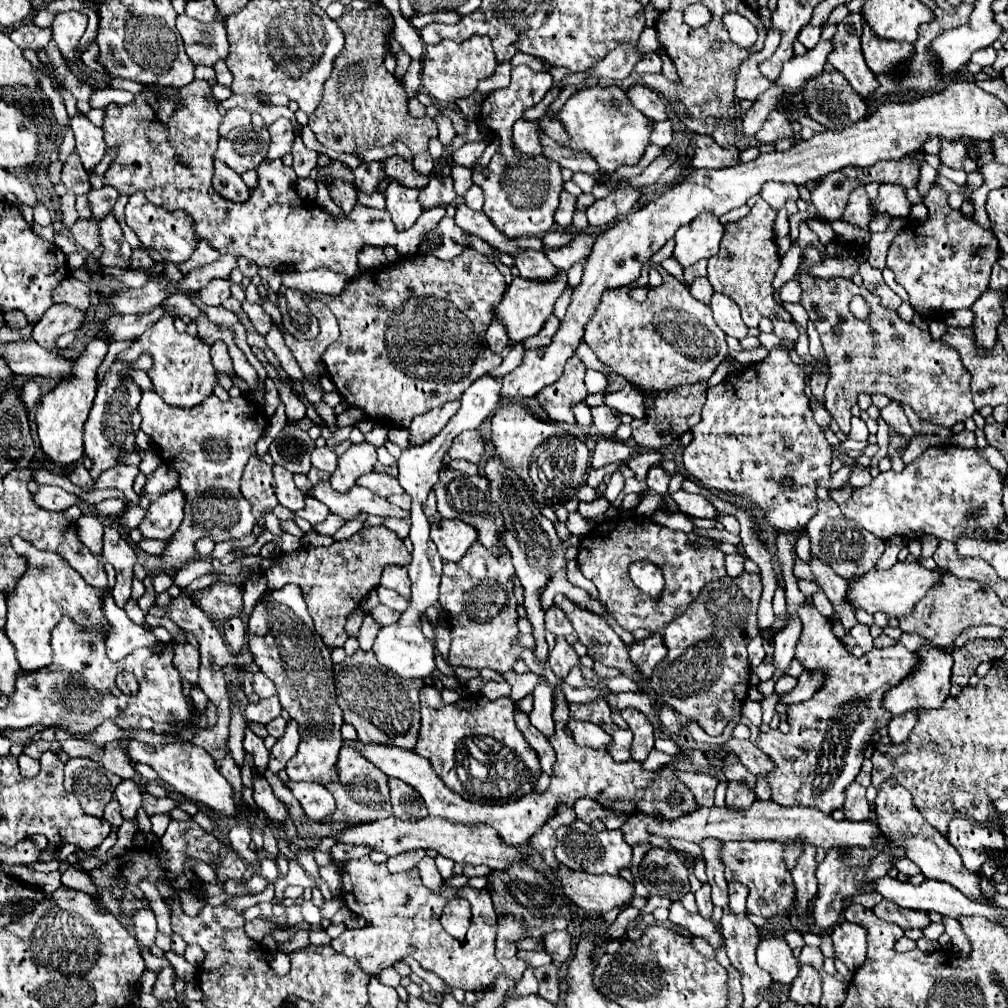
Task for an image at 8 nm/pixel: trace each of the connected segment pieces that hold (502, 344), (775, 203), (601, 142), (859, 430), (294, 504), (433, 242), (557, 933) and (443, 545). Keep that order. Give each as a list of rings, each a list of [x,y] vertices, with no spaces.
[[[492,320],[490,328],[486,330],[486,344],[492,352],[500,354],[506,346],[508,346],[508,336],[506,336],[506,330],[504,326],[498,322],[498,320]]]
[[[768,182],[764,184],[760,196],[774,208],[774,210],[780,210],[784,208],[784,204],[788,200],[798,200],[800,198],[800,192],[798,192],[798,186],[796,184],[780,184],[780,182]]]
[[[590,86],[574,92],[560,110],[558,120],[570,136],[568,148],[590,154],[610,174],[620,166],[636,166],[650,146],[650,120],[632,106],[620,86]]]
[[[860,418],[851,419],[851,430],[849,433],[849,437],[856,441],[866,441],[868,439],[868,428],[866,424],[864,424],[864,422],[860,420]]]
[[[274,466],[274,478],[276,478],[276,498],[282,506],[286,506],[292,512],[298,512],[304,508],[304,494],[296,488],[292,472],[284,470],[282,466]]]
[[[446,216],[422,238],[420,254],[432,254],[440,260],[454,260],[466,246],[470,246],[470,236],[454,224],[454,218]]]
[[[554,930],[544,938],[546,952],[554,958],[556,966],[562,966],[570,960],[572,954],[572,934],[568,930]]]
[[[436,520],[430,538],[438,546],[442,560],[458,562],[466,550],[476,542],[476,530],[462,520]]]

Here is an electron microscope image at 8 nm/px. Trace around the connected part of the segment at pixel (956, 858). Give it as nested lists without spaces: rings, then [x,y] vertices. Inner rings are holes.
[[[888,778],[888,780],[884,780],[880,784],[878,796],[874,800],[874,812],[876,812],[876,824],[880,824],[880,830],[884,832],[884,836],[894,840],[896,844],[904,846],[908,858],[922,870],[922,874],[926,878],[950,882],[960,892],[964,892],[964,896],[968,896],[968,898],[972,898],[976,902],[988,902],[988,898],[984,898],[984,894],[982,894],[982,890],[978,886],[980,884],[978,882],[978,874],[974,874],[974,872],[964,868],[962,858],[956,852],[956,848],[952,848],[952,844],[948,844],[948,840],[944,836],[940,836],[938,830],[934,830],[922,818],[922,814],[912,804],[910,792],[906,788],[902,788],[896,780]]]

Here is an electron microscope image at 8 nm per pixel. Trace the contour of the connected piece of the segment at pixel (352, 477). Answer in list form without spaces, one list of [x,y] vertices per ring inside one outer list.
[[[362,442],[352,444],[340,458],[338,468],[334,470],[330,484],[336,492],[348,492],[362,474],[372,472],[376,464],[376,446]]]

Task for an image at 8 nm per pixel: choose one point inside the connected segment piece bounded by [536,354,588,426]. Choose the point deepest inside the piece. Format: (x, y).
(557, 400)

